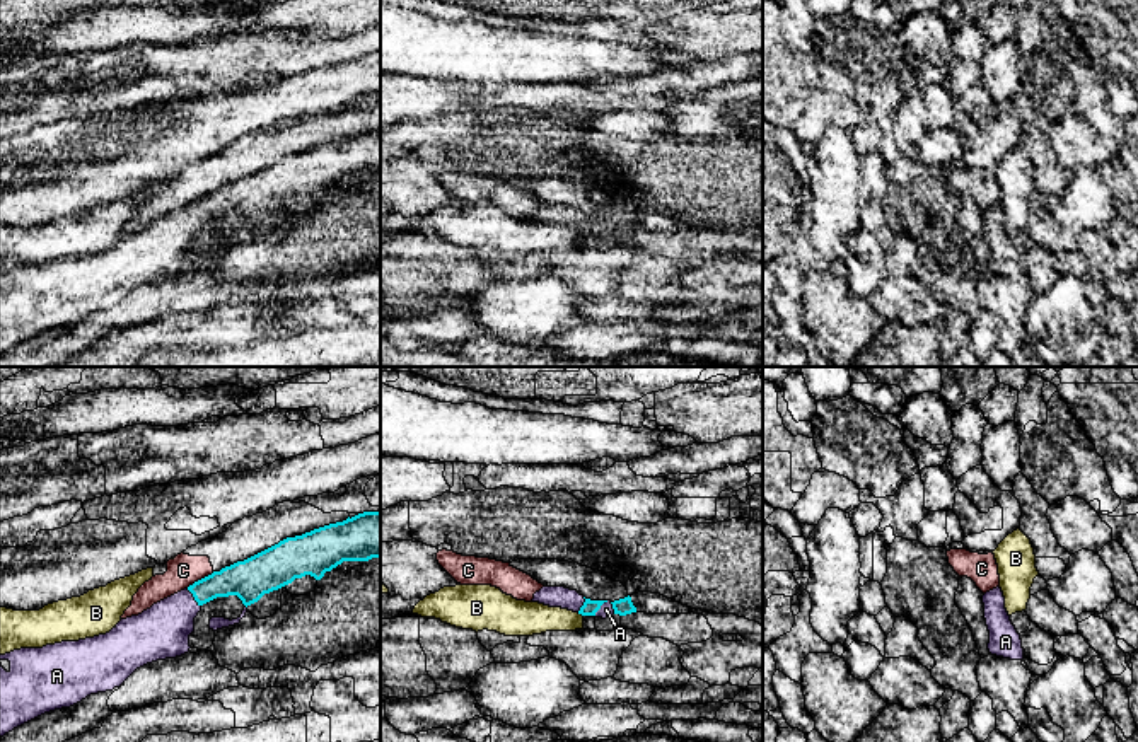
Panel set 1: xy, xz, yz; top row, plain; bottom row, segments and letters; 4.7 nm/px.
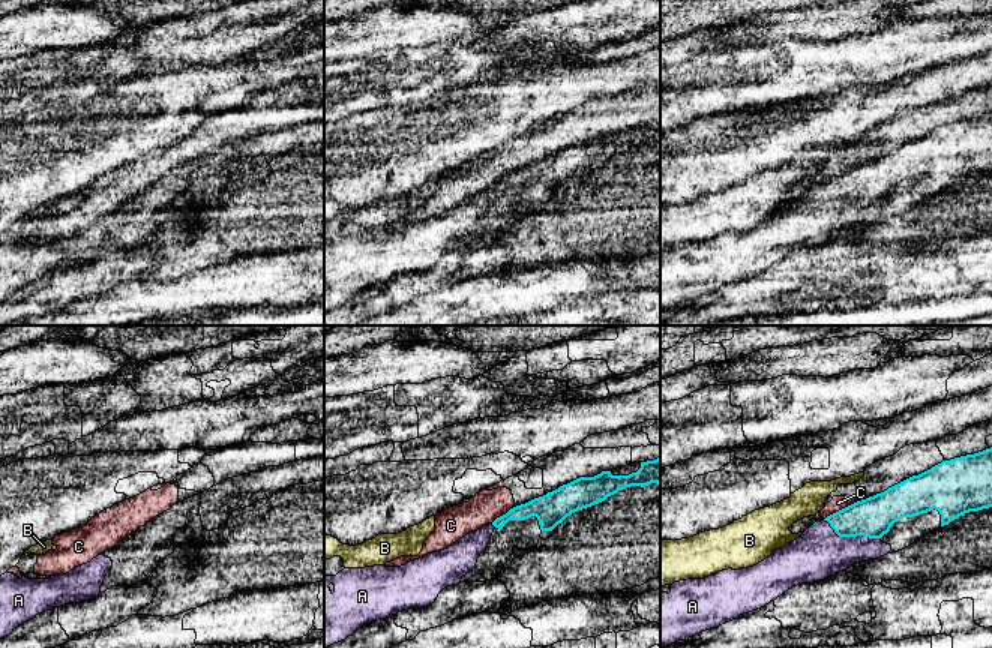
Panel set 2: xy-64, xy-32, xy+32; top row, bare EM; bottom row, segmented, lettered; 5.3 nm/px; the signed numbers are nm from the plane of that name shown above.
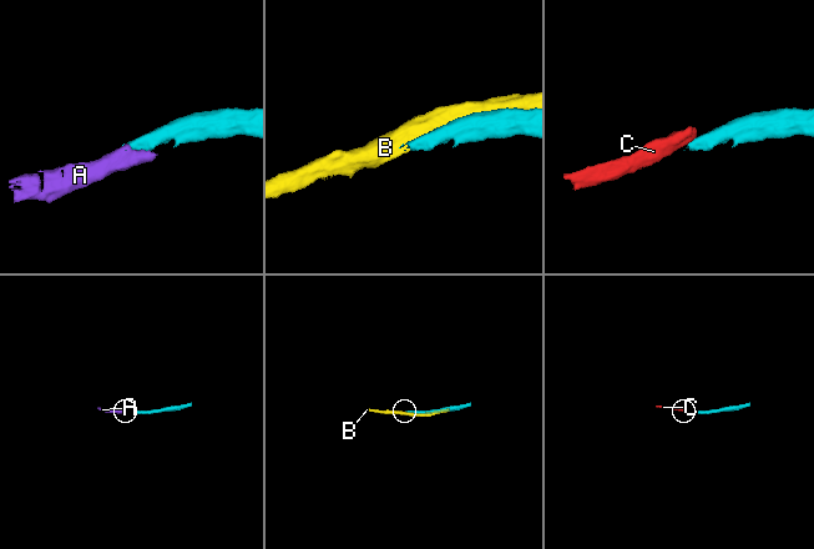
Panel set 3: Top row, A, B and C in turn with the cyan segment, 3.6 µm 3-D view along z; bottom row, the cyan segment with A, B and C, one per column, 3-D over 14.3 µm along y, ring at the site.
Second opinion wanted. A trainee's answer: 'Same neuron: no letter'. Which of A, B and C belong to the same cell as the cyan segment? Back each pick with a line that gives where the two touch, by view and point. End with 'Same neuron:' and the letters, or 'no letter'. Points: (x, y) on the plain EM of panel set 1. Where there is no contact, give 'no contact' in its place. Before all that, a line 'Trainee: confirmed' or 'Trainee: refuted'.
Trainee: refuted
A: contact xz (603, 220)
Same neuron: A

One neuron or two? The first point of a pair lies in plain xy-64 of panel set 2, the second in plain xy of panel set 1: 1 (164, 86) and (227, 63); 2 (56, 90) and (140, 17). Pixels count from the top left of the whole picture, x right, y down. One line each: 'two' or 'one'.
1: two
2: two

